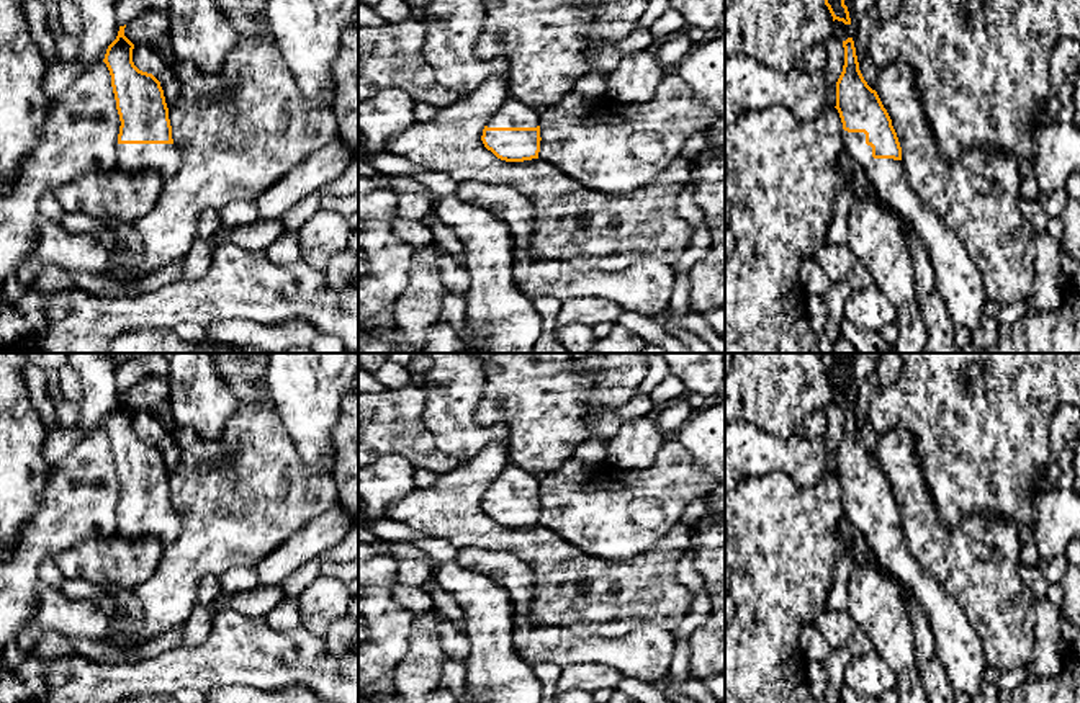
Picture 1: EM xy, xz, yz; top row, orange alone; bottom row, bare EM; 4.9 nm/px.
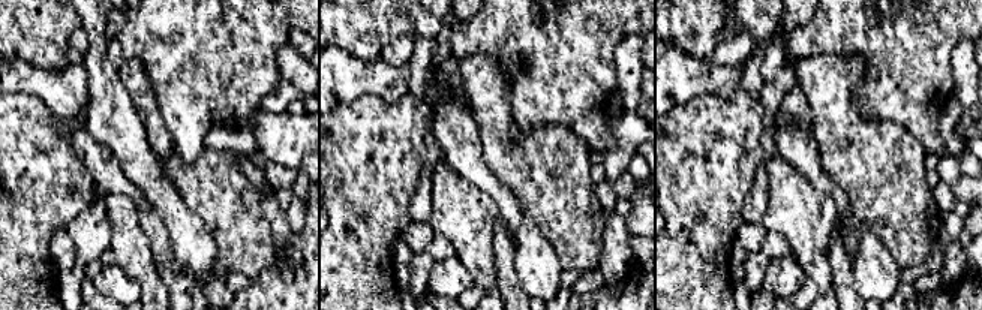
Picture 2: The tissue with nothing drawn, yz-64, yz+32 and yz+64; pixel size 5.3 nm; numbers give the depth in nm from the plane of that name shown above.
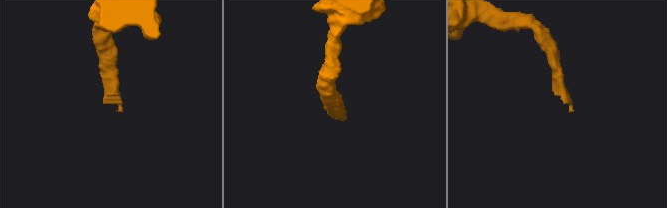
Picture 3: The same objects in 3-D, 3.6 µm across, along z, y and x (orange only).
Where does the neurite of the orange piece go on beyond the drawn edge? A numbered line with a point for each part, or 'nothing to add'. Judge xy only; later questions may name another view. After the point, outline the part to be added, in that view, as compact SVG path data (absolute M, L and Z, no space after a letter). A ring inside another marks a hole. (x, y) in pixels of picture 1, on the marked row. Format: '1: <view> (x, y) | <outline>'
1: xy (164, 159) | M118 144L116 154L116 168L131 175L154 170L164 181L169 181L182 167L175 144Z

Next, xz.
1: xz (512, 113) | M512 96L486 123L488 128L537 128L538 124L533 106L524 105Z

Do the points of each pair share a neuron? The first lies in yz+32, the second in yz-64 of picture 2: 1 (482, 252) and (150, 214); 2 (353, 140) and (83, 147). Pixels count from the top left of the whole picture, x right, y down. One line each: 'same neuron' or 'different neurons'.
1: different neurons
2: different neurons

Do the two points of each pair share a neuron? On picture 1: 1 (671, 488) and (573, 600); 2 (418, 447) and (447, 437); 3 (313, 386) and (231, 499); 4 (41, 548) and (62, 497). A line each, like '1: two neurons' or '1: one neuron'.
1: two neurons
2: two neurons
3: two neurons
4: one neuron

